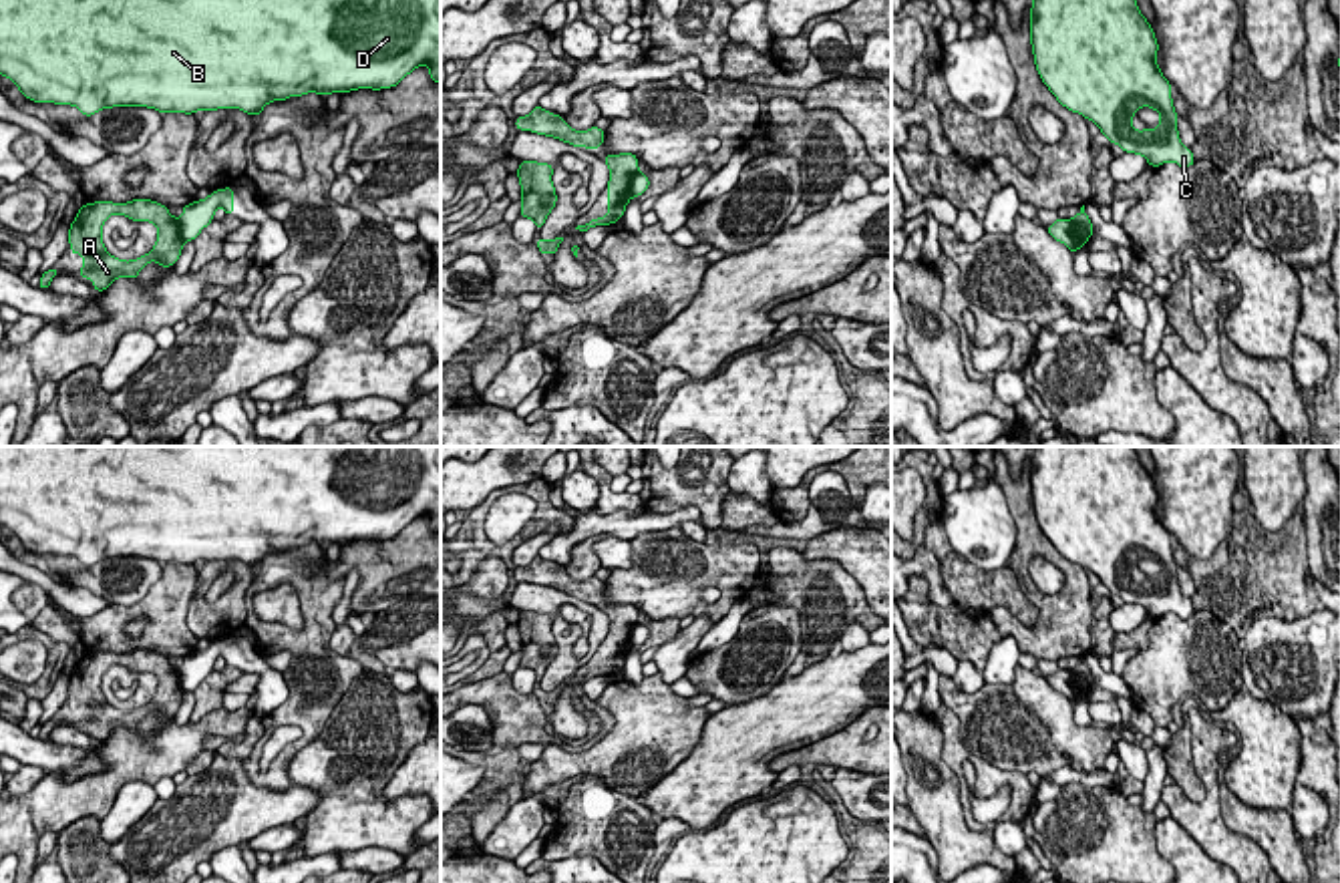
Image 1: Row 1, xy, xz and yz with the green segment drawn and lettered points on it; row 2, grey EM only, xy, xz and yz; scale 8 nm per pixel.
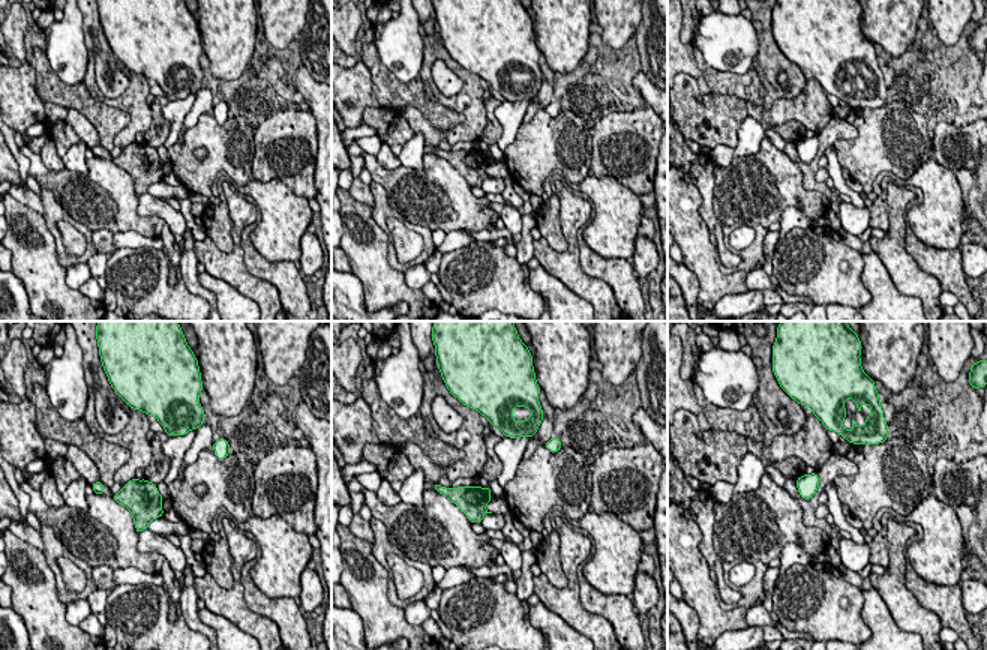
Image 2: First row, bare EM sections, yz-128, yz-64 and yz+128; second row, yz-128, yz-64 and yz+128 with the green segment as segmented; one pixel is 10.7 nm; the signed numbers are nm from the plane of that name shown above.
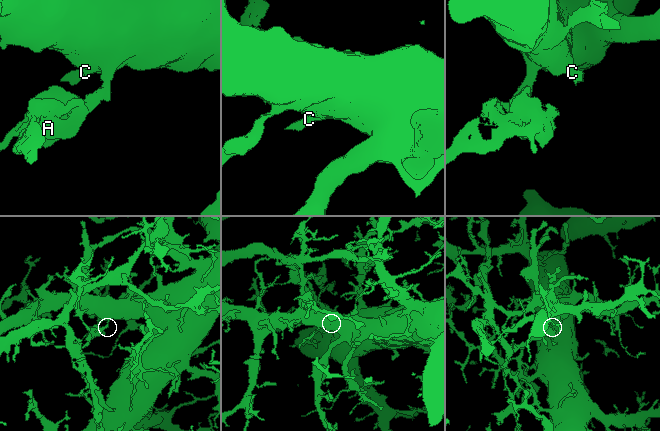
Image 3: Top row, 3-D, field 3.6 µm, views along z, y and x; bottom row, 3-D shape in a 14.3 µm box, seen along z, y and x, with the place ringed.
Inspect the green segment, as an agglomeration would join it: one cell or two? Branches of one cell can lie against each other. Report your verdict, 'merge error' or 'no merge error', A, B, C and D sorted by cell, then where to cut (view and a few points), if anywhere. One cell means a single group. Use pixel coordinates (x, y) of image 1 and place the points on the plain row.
merge error; A / B C D; cut in yz along (1069, 670), (1075, 684), (1085, 690)

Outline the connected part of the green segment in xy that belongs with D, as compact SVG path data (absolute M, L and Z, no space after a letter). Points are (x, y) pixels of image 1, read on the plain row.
M0 447L0 527L8 527L28 551L72 555L85 567L113 557L147 557L161 565L239 559L258 567L272 551L308 543L392 539L423 515L431 531L441 533L441 447Z

